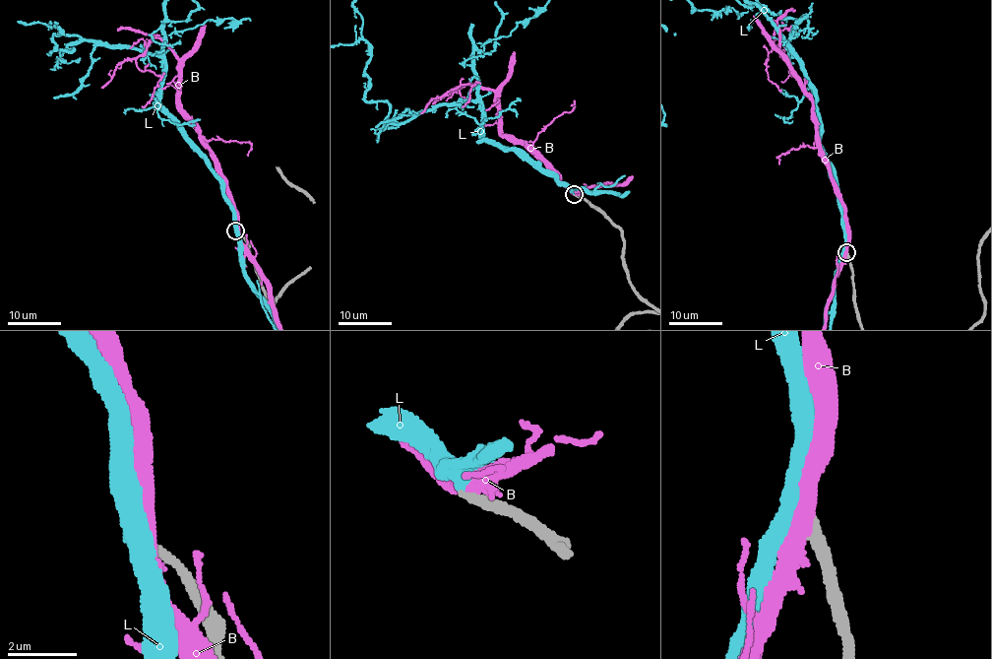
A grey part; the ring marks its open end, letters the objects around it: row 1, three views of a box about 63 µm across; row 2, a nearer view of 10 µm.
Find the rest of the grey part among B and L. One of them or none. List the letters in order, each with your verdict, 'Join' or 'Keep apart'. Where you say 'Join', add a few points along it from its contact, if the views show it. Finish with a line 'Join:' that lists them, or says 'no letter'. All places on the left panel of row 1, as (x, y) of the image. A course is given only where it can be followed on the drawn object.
B: Keep apart
L: Join
Join: L

